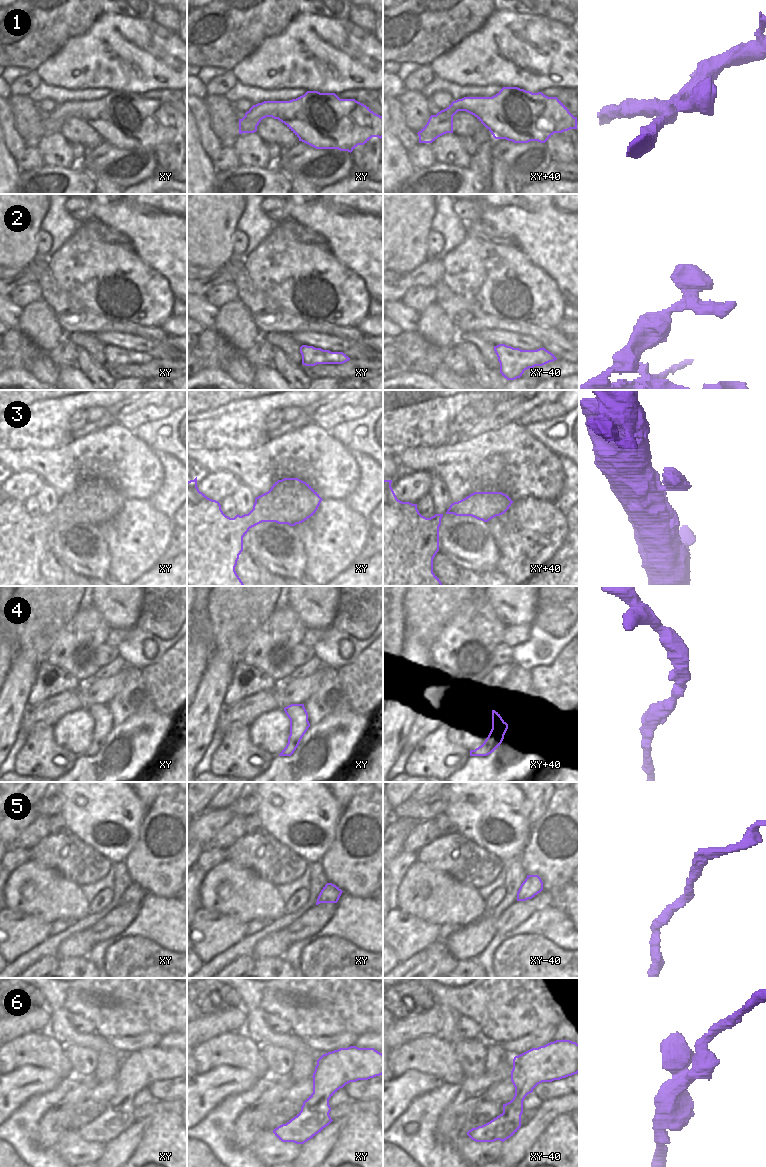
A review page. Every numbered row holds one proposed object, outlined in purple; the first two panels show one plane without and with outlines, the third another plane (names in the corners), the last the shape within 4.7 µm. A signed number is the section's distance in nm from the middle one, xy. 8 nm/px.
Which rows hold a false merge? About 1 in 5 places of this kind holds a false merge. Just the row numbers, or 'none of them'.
none of them.

